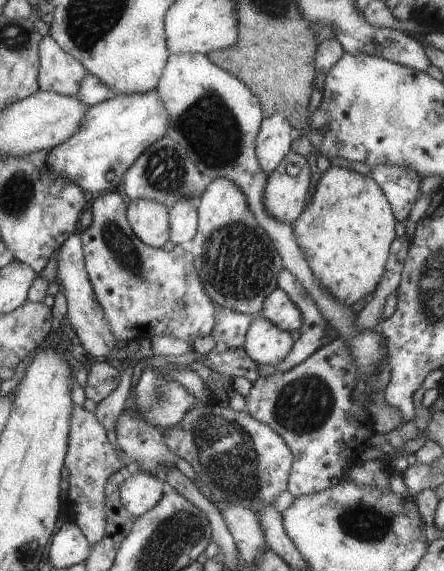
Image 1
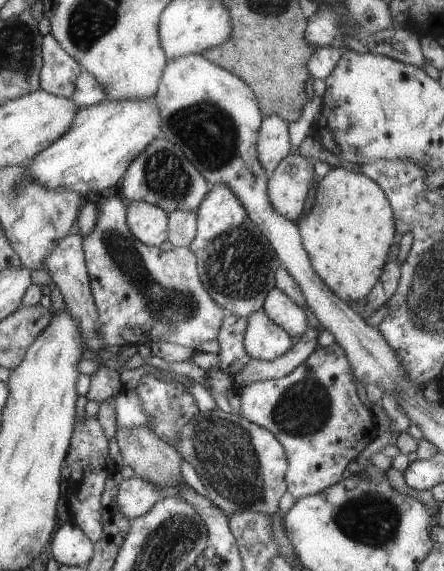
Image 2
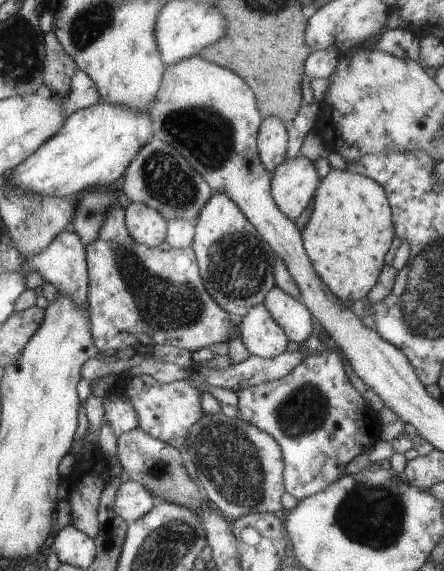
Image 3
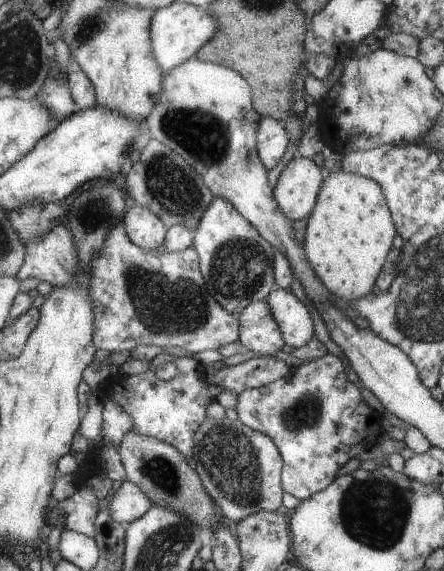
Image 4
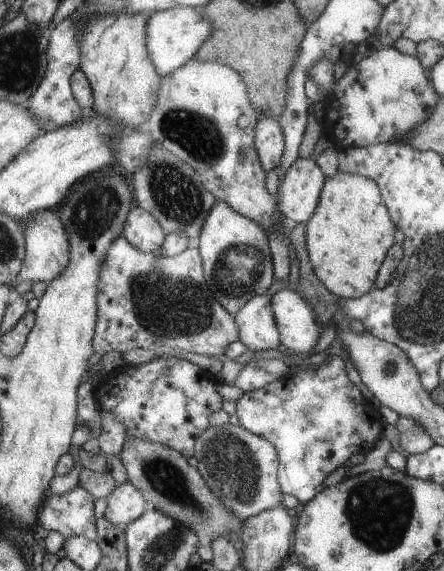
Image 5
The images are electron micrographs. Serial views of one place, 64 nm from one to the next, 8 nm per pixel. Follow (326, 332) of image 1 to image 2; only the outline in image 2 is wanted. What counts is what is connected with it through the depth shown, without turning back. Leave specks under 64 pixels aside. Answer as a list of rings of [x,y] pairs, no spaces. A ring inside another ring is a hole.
[[[282,265],[278,270],[276,270],[275,274],[275,287],[279,290],[282,290],[291,300],[294,300],[298,306],[302,306],[306,312],[308,312],[308,330],[300,336],[300,340],[288,350],[285,354],[282,354],[280,358],[276,358],[276,360],[272,361],[264,361],[258,360],[258,358],[250,358],[248,362],[246,362],[245,366],[242,366],[238,372],[234,372],[232,374],[228,374],[231,379],[231,389],[234,392],[240,392],[246,386],[250,384],[254,384],[258,381],[265,381],[268,379],[279,379],[284,377],[286,374],[289,374],[297,368],[302,362],[305,362],[311,355],[317,350],[319,347],[318,337],[322,332],[321,323],[316,319],[316,316],[312,314],[310,308],[306,306],[306,300],[303,296],[302,290],[299,288],[299,285],[296,283],[296,280],[287,272],[287,269]]]

